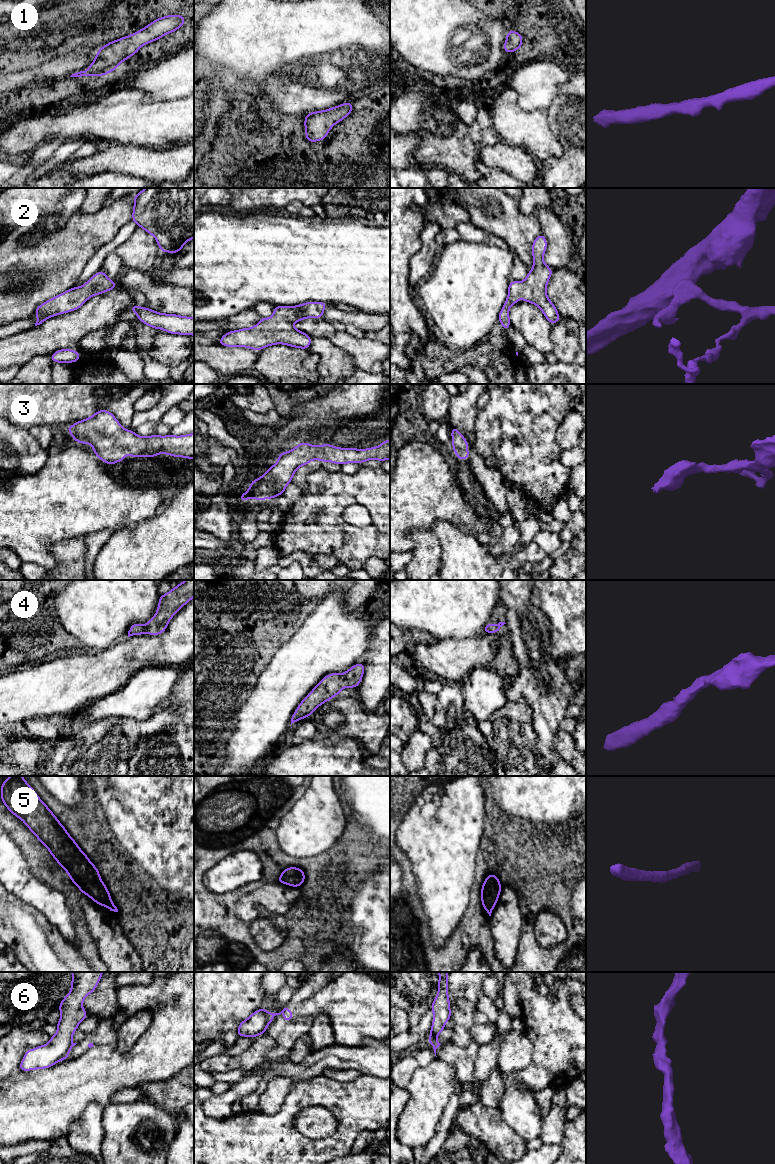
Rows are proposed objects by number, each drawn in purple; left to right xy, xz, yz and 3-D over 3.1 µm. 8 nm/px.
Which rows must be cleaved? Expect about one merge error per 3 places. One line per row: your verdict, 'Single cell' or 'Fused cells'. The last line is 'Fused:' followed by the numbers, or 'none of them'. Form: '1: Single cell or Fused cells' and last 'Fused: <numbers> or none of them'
1: Single cell
2: Single cell
3: Single cell
4: Single cell
5: Single cell
6: Fused cells
Fused: 6

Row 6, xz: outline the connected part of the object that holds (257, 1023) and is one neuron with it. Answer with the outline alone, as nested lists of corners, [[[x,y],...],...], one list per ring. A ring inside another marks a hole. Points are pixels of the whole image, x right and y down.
[[[265,1007],[253,1012],[249,1018],[243,1020],[237,1029],[238,1037],[258,1037],[264,1034],[269,1021],[271,1018],[271,1013],[269,1013]]]

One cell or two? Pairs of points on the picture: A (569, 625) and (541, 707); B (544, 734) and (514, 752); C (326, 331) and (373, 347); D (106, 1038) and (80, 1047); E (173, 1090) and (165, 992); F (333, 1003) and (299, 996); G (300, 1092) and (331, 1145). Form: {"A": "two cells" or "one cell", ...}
{"A": "two cells", "B": "two cells", "C": "one cell", "D": "one cell", "E": "two cells", "F": "two cells", "G": "one cell"}

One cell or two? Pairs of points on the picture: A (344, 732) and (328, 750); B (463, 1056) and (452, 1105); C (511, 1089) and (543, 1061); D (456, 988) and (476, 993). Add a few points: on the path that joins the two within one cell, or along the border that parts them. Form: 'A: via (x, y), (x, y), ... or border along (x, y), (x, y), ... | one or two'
A: border along (324, 736), (335, 741) | two
B: border along (456, 1079), (465, 1087) | two
C: via (517, 1080), (521, 1076), (528, 1076), (534, 1070) | one
D: via (461, 988), (471, 989) | one

